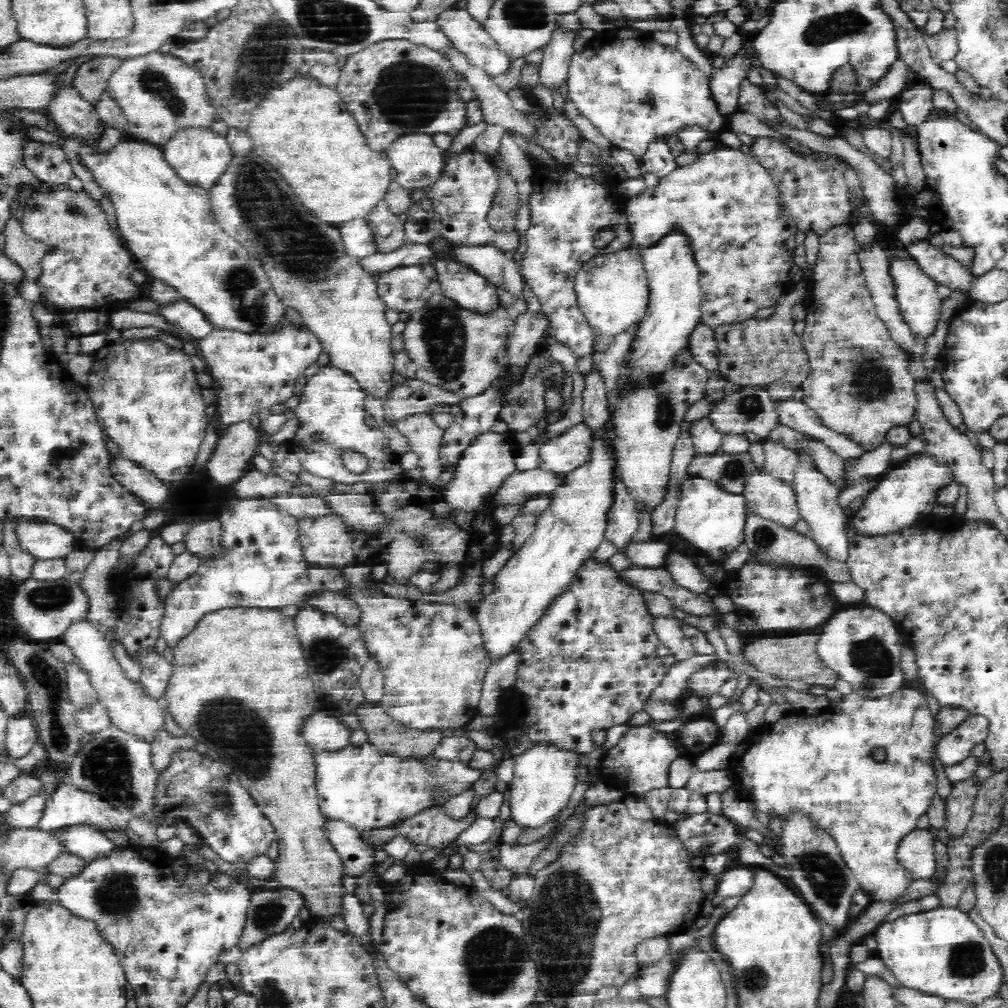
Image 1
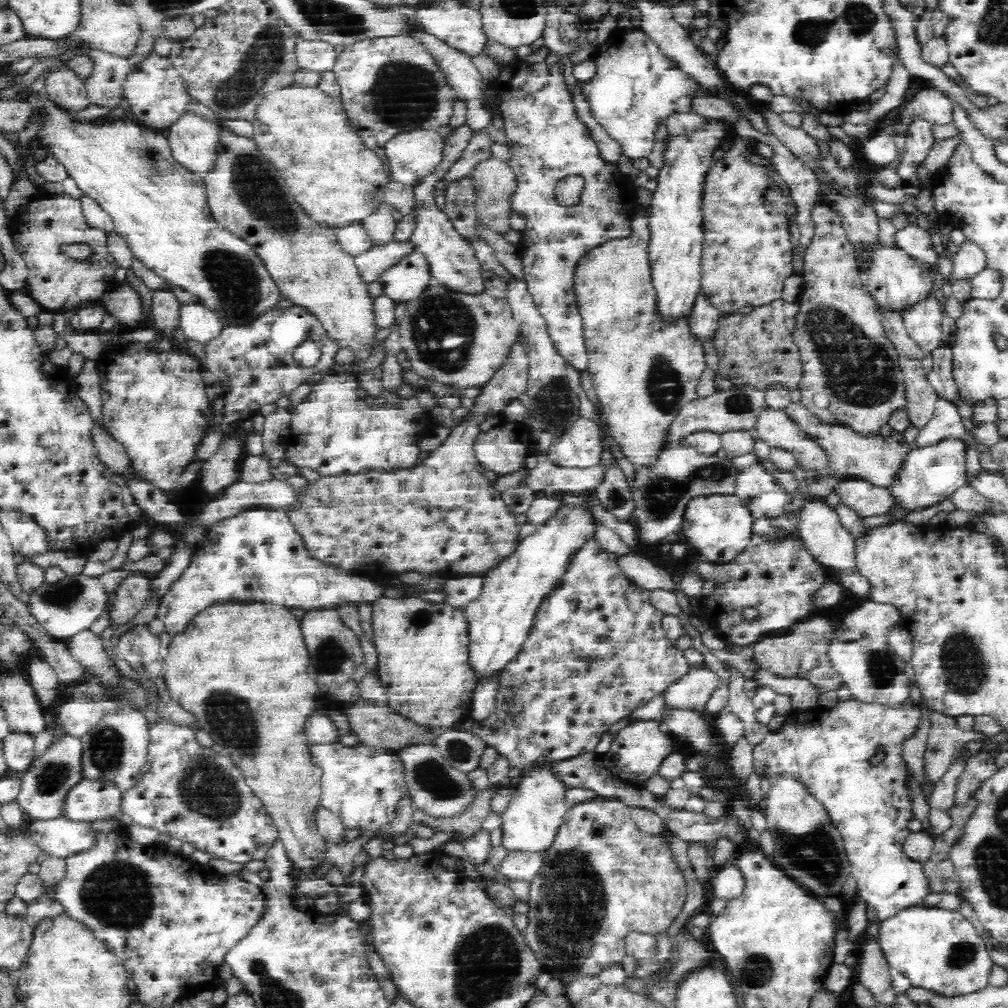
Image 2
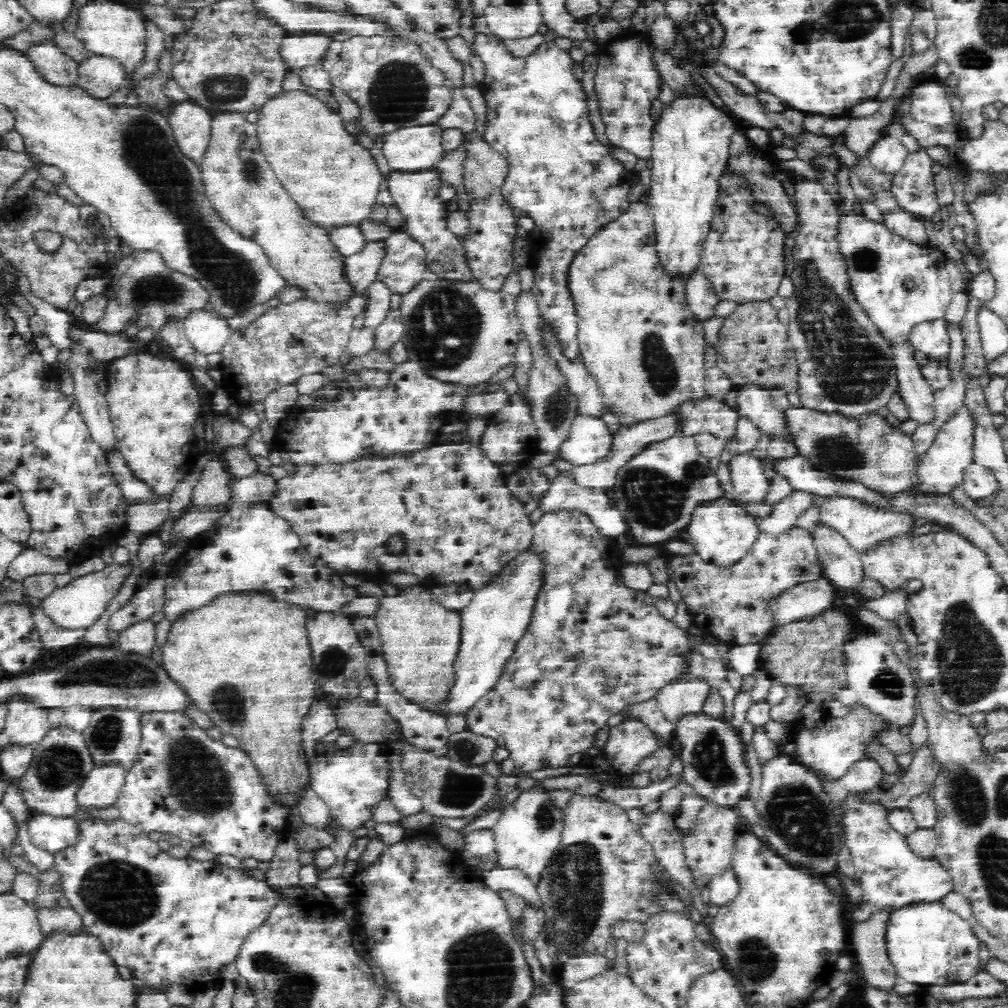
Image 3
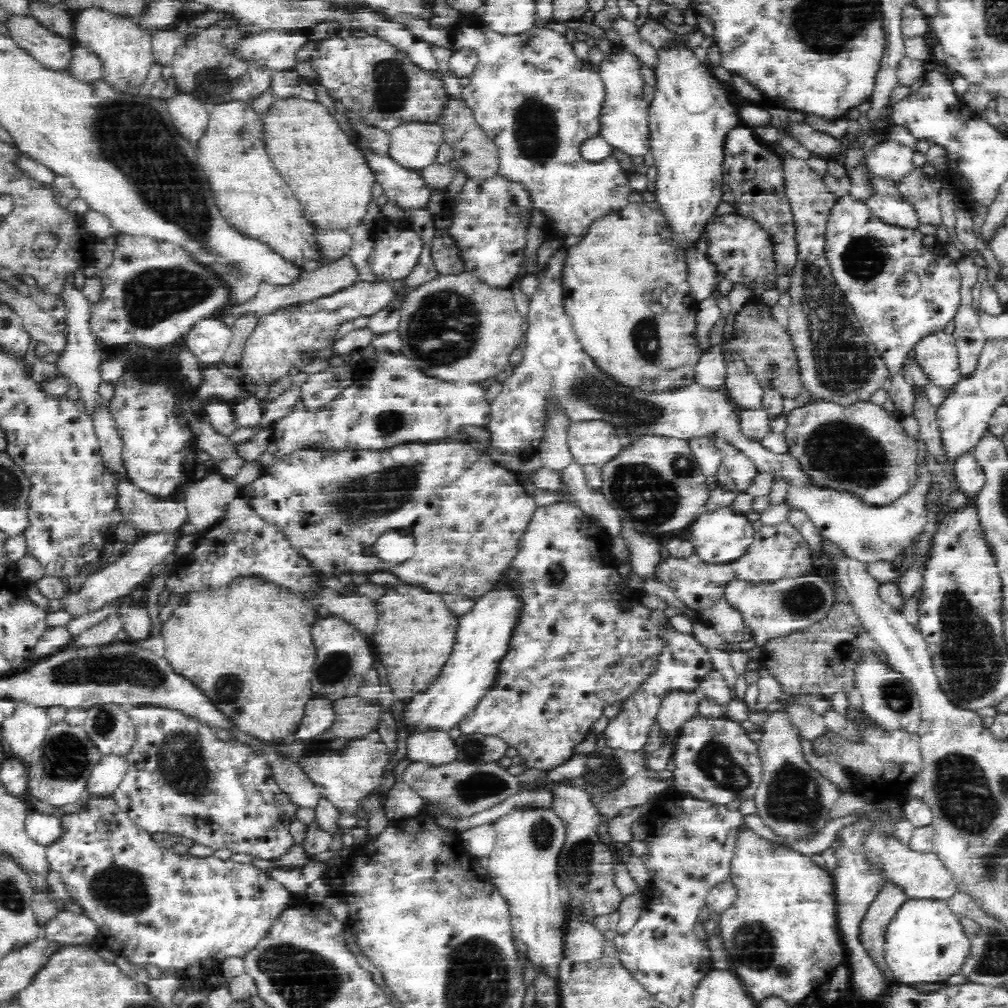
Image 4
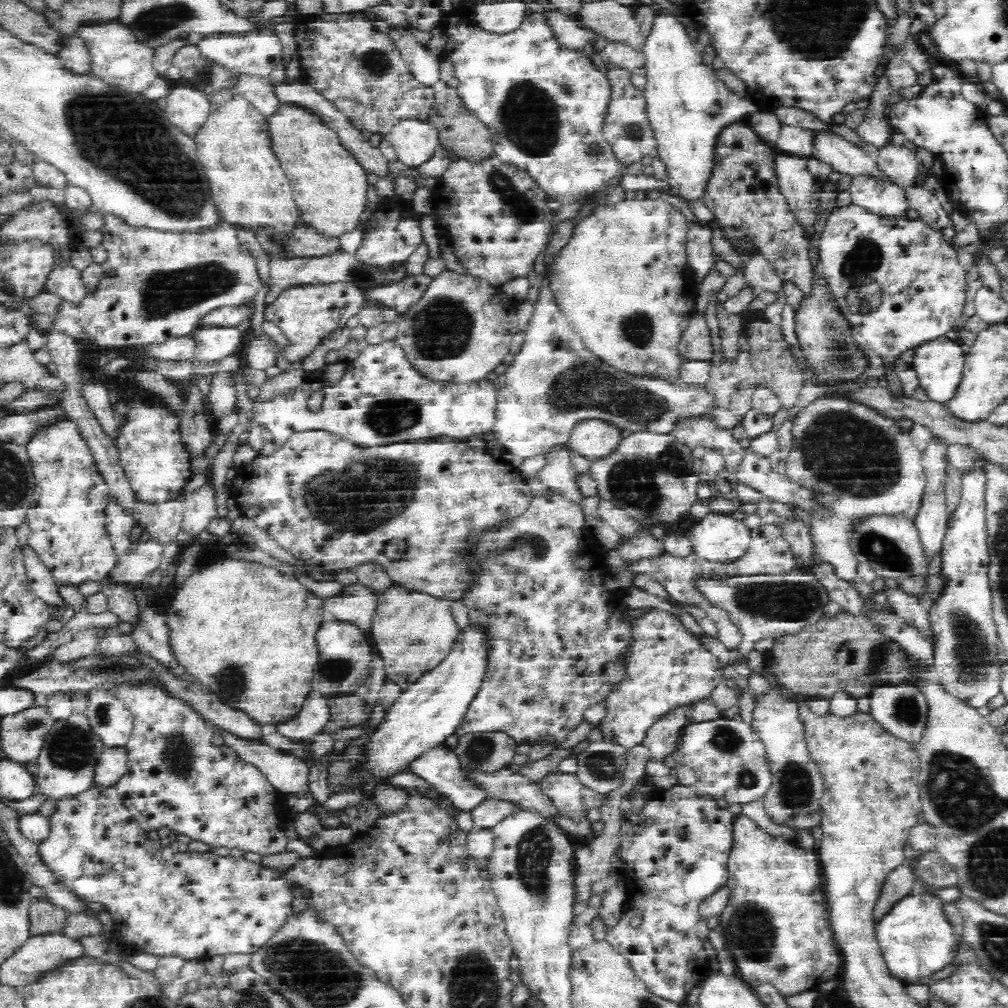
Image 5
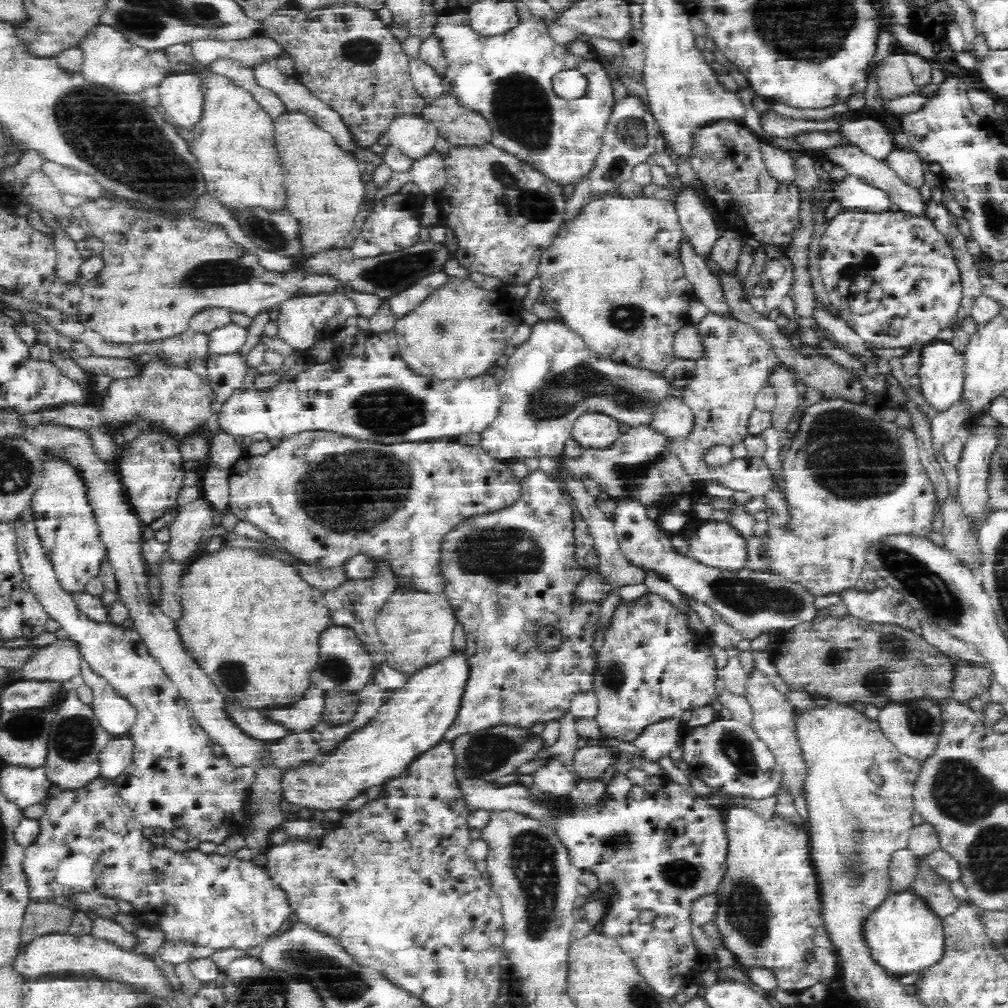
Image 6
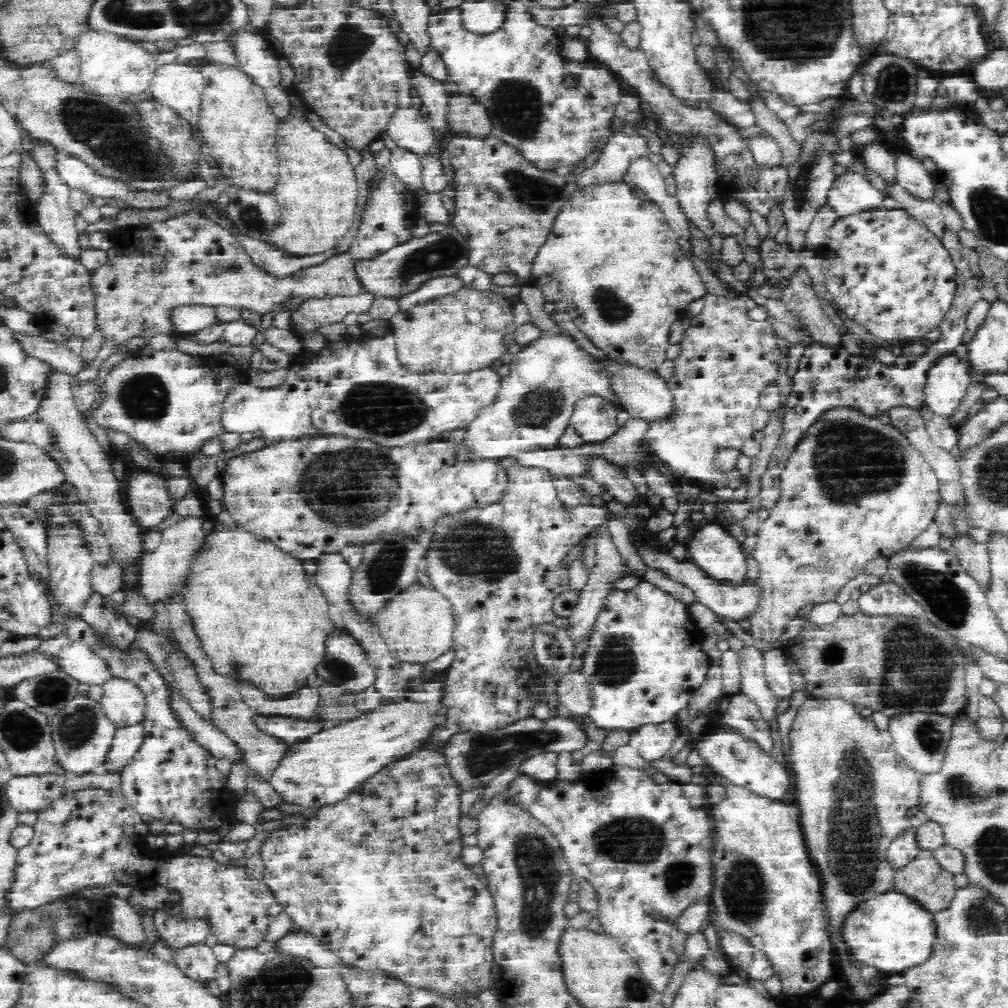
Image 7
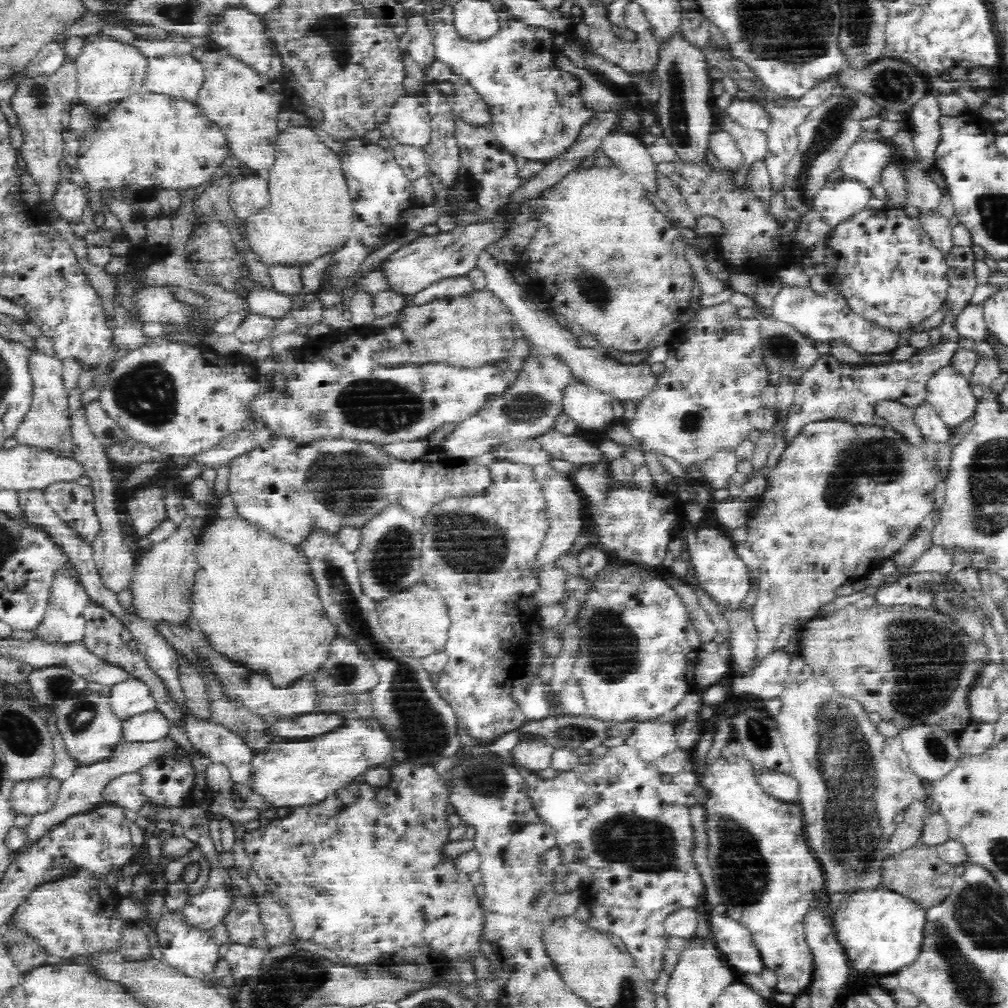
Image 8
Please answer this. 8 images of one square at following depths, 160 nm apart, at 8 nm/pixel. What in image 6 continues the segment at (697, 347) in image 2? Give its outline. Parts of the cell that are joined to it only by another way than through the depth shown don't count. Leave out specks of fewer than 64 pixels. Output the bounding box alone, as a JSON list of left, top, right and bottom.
[537,189,695,374]

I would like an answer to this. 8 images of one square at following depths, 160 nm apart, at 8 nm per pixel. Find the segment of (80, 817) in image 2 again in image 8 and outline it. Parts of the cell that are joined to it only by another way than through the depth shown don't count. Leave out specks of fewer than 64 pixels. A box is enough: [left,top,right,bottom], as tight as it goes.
[123,709,170,742]

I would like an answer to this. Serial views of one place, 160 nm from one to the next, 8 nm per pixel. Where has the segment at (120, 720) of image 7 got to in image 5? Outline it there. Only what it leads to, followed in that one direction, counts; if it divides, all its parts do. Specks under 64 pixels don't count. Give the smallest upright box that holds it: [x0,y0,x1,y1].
[84,688,133,748]

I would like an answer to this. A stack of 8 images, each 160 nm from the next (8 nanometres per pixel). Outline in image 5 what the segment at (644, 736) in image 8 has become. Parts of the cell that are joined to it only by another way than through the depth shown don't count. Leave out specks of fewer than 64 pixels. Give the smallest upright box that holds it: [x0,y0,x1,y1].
[641,706,690,762]

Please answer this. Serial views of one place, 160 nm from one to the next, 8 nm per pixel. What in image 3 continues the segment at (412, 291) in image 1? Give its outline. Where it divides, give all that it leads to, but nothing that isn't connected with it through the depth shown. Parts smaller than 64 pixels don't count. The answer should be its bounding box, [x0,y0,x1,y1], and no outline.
[376,229,428,294]

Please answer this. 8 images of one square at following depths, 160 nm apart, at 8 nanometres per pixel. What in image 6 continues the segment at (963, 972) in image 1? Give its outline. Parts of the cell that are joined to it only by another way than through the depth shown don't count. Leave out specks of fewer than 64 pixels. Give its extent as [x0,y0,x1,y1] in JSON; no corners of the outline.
[862,890,944,976]

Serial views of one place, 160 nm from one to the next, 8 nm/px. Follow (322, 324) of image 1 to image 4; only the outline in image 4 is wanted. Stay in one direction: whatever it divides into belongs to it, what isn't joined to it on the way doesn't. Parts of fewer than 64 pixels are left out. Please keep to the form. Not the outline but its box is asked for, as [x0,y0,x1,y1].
[196,100,318,266]

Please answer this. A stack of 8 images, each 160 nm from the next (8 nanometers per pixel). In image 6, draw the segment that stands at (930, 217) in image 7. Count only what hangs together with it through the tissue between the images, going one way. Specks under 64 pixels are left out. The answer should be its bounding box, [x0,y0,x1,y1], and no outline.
[820,144,928,217]

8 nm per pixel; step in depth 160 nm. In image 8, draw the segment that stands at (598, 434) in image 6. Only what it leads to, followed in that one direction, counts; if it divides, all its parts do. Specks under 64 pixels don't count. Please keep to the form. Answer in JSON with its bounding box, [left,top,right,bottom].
[562,381,613,435]

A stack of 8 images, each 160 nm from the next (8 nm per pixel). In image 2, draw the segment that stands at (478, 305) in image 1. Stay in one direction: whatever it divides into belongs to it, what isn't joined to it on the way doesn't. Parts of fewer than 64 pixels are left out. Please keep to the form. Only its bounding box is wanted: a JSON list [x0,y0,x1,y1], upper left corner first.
[408,125,483,293]

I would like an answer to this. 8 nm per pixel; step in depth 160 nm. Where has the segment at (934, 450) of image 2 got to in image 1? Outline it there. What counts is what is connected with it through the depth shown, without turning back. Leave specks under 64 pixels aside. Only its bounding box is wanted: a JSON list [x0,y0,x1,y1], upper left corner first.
[849,452,955,536]

